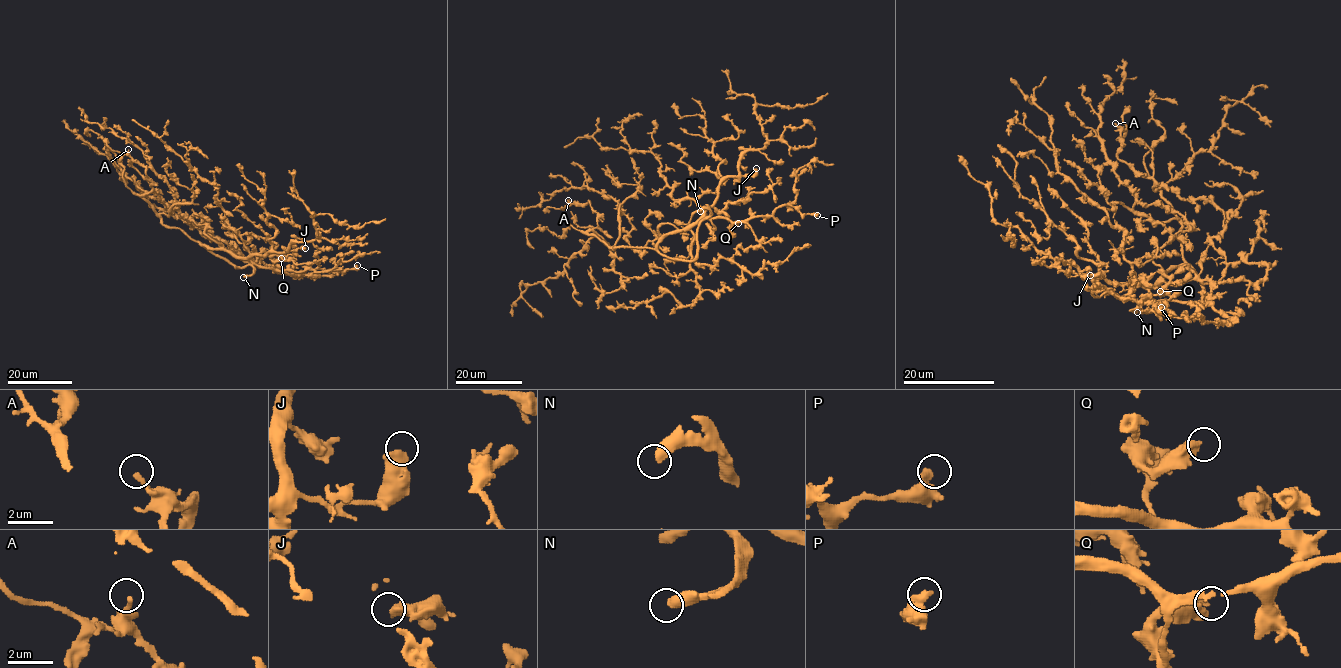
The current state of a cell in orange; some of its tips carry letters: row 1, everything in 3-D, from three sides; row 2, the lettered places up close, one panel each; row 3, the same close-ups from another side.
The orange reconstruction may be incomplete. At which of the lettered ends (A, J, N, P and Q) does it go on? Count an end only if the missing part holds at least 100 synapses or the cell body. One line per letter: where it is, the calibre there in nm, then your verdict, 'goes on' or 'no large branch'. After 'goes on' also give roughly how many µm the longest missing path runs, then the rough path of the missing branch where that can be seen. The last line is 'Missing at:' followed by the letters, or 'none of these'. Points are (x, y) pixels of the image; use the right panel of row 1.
A: place (1115, 123); calibre 200 nm; no large branch
J: place (1090, 275); calibre 550 nm; no large branch
N: place (1137, 312); calibre 460 nm; goes on; missing 20 µm; course (1137, 312), (1143, 312), (1145, 323), (1145, 319), (1149, 320)
P: place (1161, 307); calibre 500 nm; no large branch
Q: place (1160, 291); calibre 480 nm; no large branch
Missing at: N

